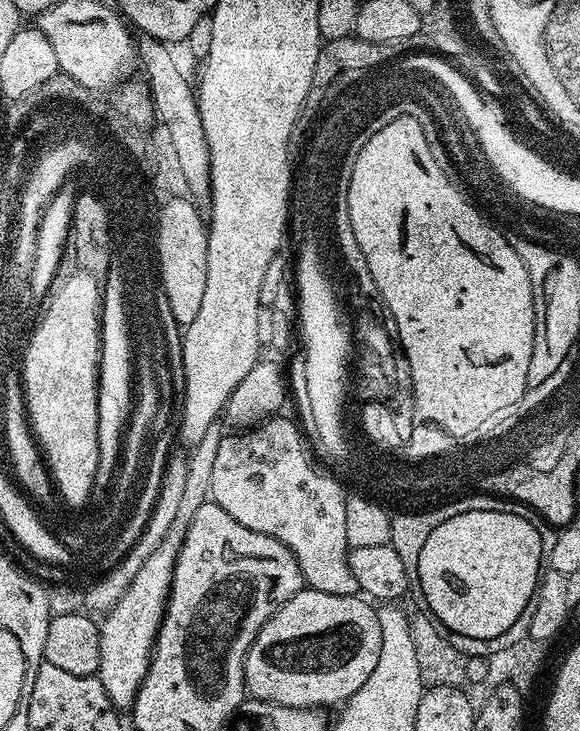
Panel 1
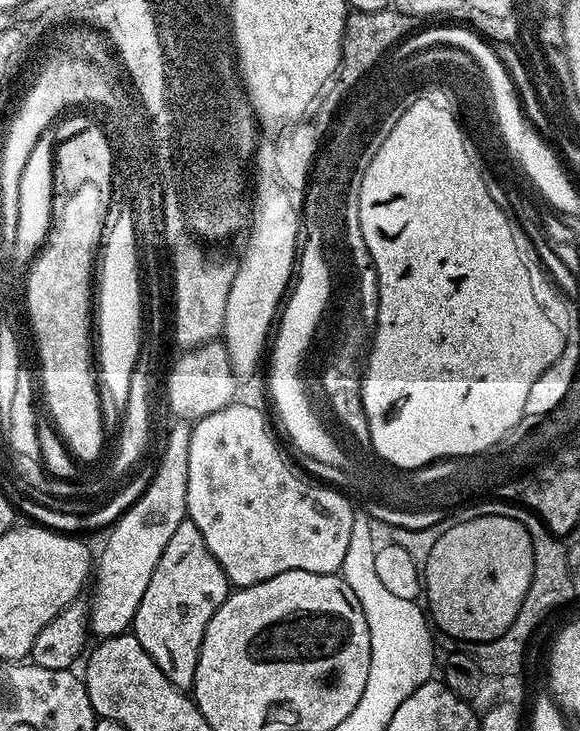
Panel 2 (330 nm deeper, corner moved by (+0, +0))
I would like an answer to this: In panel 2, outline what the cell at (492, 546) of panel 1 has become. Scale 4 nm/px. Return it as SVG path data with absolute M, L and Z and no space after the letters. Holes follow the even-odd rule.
M478 517L472 522L448 526L435 539L435 544L436 552L430 553L430 596L426 599L435 627L458 642L490 640L503 635L514 622L532 582L531 538L527 529L510 517Z

